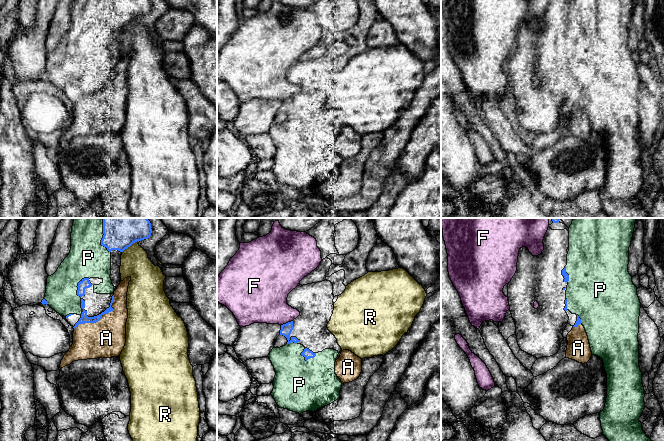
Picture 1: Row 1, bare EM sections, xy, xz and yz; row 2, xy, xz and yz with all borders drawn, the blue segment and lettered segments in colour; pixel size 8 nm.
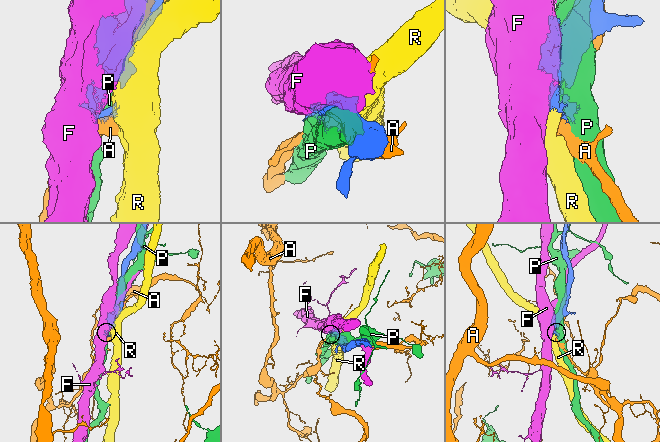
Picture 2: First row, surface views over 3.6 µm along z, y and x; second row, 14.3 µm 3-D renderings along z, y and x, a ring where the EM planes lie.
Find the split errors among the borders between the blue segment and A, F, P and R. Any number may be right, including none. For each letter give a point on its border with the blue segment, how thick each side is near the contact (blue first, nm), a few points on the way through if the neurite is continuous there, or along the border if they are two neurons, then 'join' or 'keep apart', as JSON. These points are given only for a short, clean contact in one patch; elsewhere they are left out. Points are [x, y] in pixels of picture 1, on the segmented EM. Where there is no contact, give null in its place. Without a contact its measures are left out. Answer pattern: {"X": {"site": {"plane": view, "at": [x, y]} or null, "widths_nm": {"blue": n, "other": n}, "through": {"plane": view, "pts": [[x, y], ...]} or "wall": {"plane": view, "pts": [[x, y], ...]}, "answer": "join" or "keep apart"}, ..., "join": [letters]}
{"A": {"site": {"plane": "xy", "at": [100, 318]}, "widths_nm": {"blue": 70, "other": 300}, "answer": "keep apart"}, "F": {"site": {"plane": "xz", "at": [286, 323]}, "widths_nm": {"blue": 90, "other": 360}, "answer": "keep apart"}, "P": {"site": {"plane": "xy", "at": [103, 236]}, "widths_nm": {"blue": 360, "other": 300}, "answer": "keep apart"}, "R": {"site": {"plane": "xy", "at": [130, 245]}, "widths_nm": {"blue": 360, "other": 220}, "answer": "keep apart"}, "join": []}

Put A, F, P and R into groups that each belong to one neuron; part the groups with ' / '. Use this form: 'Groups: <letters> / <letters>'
Groups: A / F / P / R

